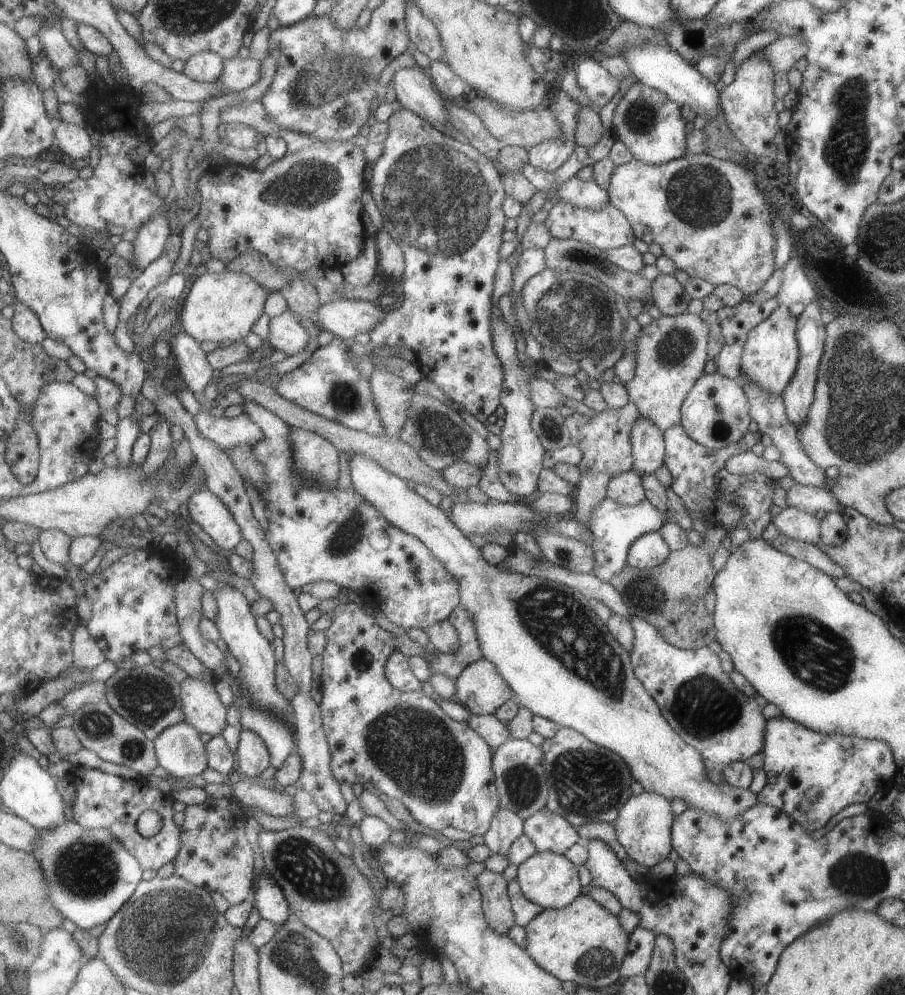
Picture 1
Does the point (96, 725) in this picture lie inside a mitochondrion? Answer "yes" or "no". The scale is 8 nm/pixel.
yes

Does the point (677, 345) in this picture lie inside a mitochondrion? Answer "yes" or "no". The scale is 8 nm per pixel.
yes

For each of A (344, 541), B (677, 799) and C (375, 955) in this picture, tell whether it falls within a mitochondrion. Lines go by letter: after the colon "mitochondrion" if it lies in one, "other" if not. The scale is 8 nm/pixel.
A: mitochondrion
B: other
C: other

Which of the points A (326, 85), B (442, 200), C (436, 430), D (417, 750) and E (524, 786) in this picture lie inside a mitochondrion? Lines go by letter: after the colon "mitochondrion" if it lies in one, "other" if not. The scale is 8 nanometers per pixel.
A: mitochondrion
B: mitochondrion
C: mitochondrion
D: mitochondrion
E: mitochondrion

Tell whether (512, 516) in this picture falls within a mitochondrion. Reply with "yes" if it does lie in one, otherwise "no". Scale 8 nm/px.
no

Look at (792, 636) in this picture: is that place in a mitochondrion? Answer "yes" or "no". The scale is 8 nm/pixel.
yes

